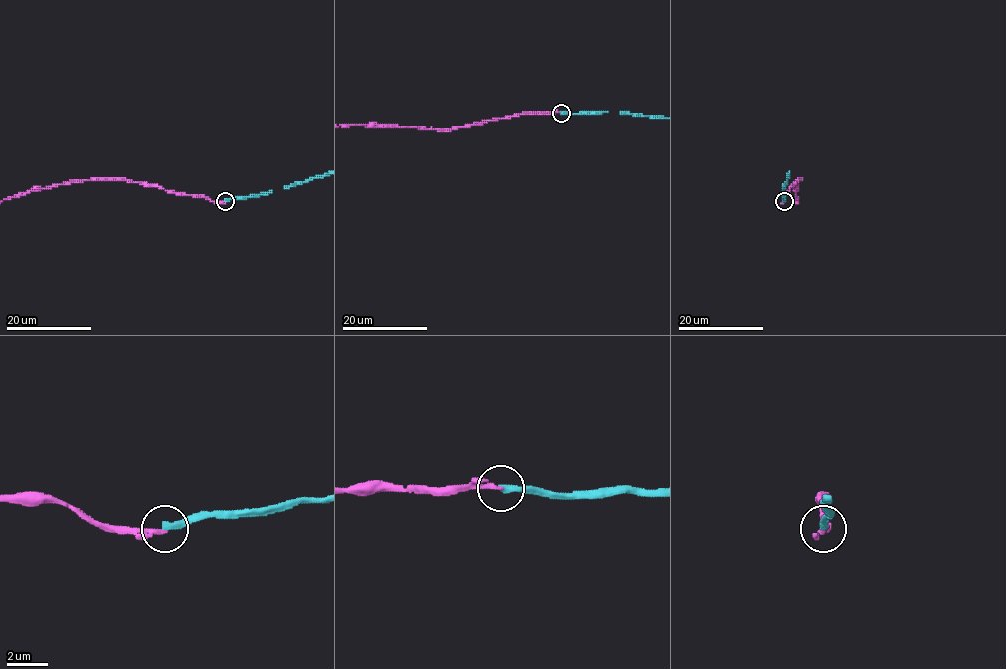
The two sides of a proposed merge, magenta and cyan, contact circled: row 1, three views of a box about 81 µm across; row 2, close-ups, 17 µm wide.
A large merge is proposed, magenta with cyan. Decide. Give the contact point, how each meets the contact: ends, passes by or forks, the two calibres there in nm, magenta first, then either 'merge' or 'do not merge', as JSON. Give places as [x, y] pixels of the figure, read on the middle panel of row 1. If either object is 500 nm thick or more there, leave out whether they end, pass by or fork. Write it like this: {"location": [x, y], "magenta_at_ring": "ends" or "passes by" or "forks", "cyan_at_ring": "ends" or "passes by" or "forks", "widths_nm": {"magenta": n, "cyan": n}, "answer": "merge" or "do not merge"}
{"location": [561, 113], "magenta_at_ring": "ends", "cyan_at_ring": "ends", "widths_nm": {"magenta": 220, "cyan": 320}, "answer": "do not merge"}

